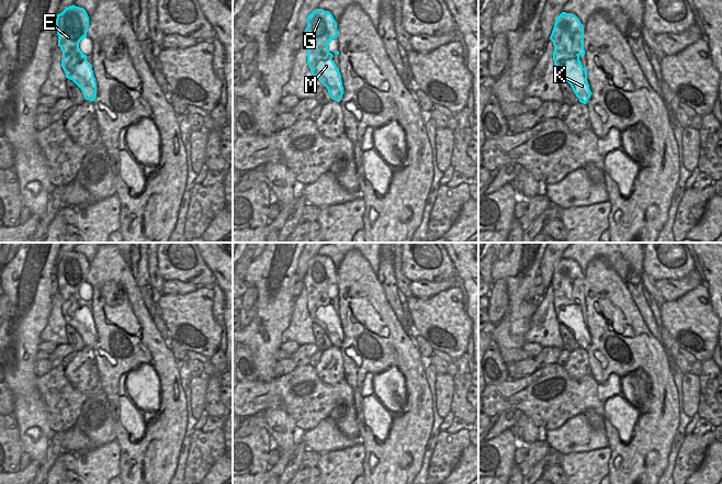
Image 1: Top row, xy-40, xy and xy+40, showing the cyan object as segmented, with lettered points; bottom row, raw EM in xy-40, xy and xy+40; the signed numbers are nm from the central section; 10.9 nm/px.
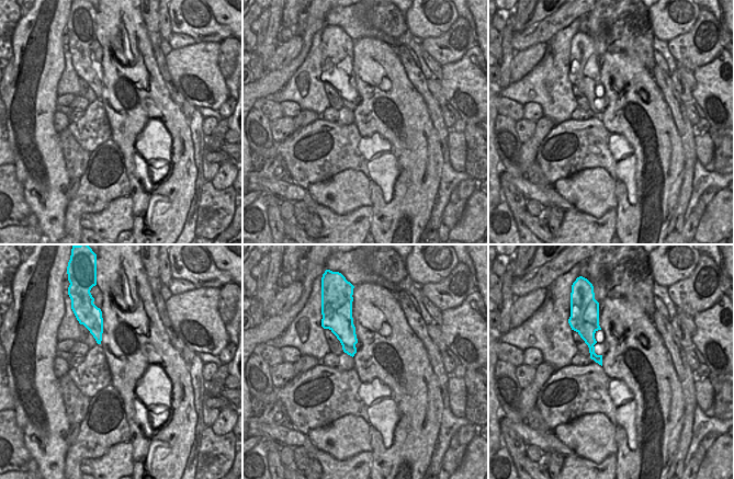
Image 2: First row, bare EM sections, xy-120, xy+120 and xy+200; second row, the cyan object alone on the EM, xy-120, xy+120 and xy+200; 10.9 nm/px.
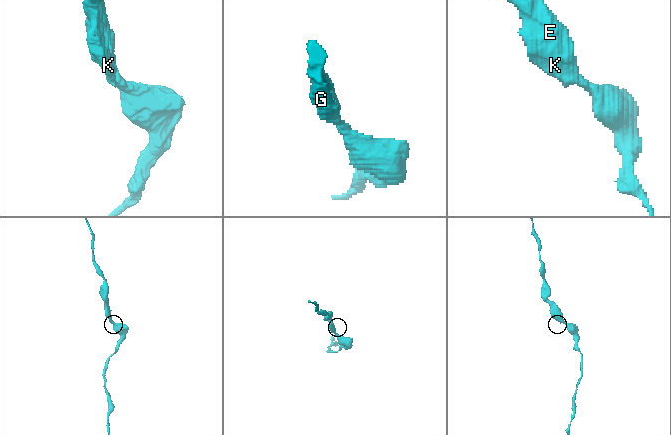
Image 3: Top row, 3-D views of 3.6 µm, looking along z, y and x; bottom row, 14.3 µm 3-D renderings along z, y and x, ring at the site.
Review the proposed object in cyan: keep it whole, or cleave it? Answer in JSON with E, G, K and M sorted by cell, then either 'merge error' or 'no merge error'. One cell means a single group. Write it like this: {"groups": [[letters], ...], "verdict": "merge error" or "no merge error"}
{"groups": [["E", "G", "K", "M"]], "verdict": "no merge error"}

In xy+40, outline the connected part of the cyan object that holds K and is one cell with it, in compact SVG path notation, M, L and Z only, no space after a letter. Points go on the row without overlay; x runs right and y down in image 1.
M562 258L550 282L553 288L553 306L561 325L566 326L579 348L586 350L591 341L587 327L587 314L583 313L579 302L585 301L584 271L573 259Z

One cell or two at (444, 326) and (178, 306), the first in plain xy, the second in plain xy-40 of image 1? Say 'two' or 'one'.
one

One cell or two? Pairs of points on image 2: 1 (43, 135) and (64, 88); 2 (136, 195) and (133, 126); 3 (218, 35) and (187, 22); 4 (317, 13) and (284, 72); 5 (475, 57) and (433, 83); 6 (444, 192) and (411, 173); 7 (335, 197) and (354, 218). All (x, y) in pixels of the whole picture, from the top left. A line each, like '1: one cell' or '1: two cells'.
1: two cells
2: one cell
3: one cell
4: one cell
5: two cells
6: two cells
7: two cells

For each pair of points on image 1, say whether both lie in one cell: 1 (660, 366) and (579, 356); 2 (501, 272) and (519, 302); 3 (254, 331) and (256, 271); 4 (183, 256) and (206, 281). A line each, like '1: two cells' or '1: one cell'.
1: two cells
2: one cell
3: one cell
4: one cell

